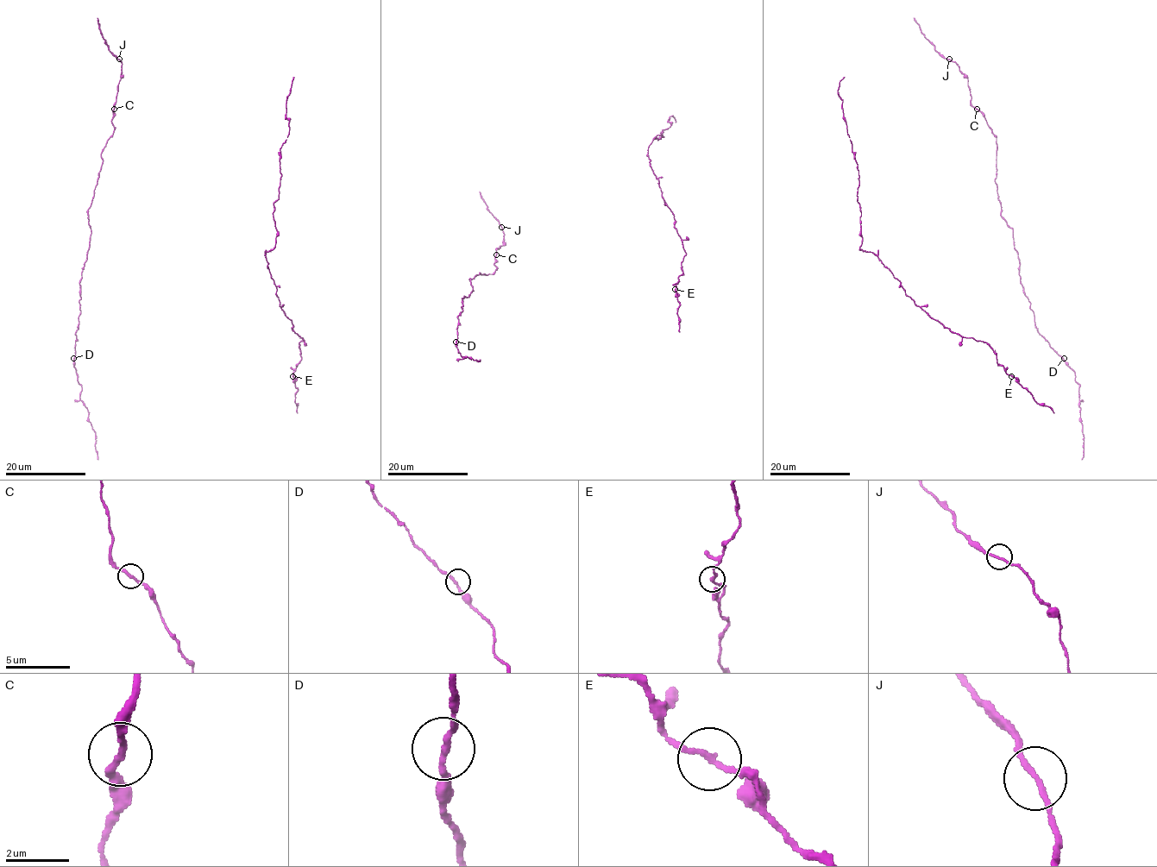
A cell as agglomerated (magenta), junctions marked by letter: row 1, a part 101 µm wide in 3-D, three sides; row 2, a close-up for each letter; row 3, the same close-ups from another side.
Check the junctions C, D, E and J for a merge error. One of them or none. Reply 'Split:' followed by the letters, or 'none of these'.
Split: none of these

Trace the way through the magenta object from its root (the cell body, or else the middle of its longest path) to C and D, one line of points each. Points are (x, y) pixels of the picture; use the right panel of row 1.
C: (949, 59), (968, 79), (971, 104), (977, 109)
D: (949, 59), (968, 79), (971, 104), (996, 138), (1001, 216), (1013, 230), (1034, 327), (1064, 358)

